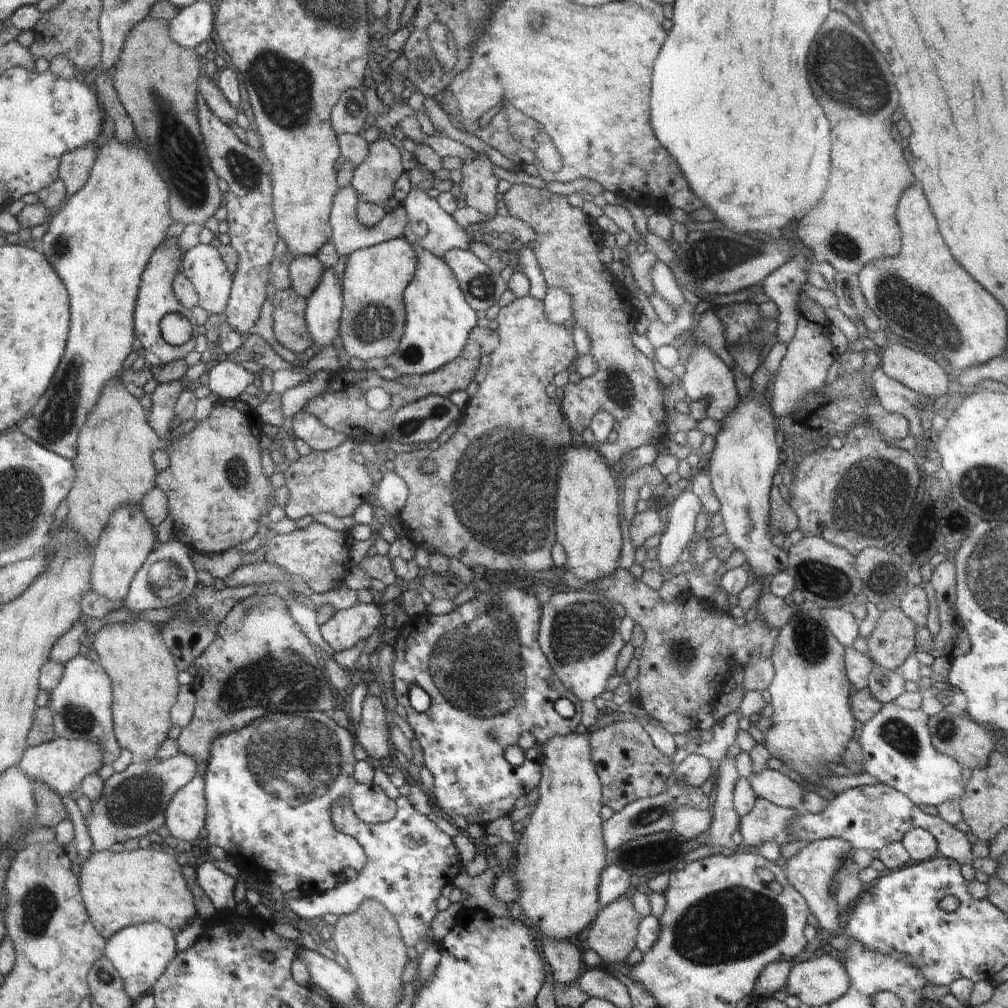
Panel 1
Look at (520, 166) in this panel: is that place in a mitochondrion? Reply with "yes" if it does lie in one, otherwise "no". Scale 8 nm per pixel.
no

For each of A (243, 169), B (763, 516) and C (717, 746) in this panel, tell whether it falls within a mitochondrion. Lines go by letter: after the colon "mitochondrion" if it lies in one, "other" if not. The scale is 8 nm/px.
A: mitochondrion
B: other
C: other

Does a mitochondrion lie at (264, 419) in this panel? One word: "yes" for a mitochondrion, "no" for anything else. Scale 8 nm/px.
no

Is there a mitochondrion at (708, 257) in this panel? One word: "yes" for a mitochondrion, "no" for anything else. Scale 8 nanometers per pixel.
yes

